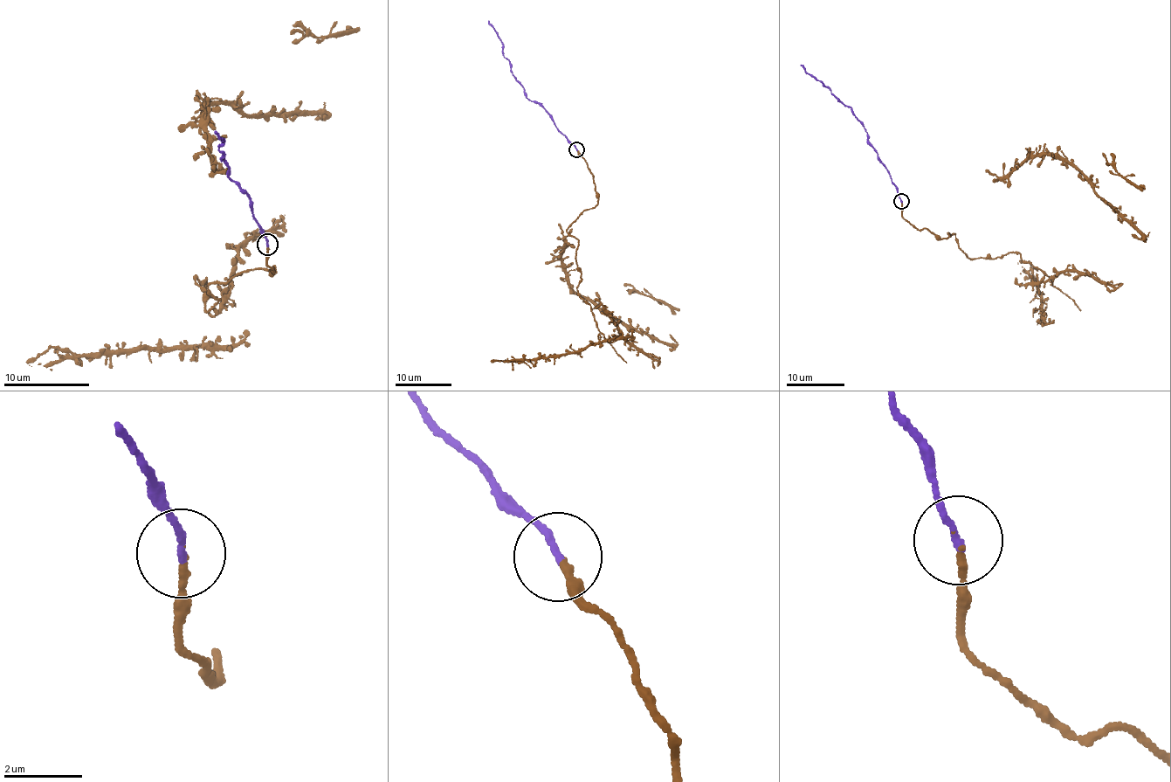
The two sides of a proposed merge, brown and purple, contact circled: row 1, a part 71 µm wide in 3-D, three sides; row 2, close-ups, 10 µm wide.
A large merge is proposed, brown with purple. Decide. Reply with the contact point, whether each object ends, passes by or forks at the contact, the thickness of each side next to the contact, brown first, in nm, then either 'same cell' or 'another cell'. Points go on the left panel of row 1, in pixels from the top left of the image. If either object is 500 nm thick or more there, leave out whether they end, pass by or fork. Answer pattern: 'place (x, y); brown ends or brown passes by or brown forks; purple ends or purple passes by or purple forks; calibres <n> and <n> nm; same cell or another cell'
place (267, 245); brown ends; purple ends; calibres 170 and 180 nm; same cell

